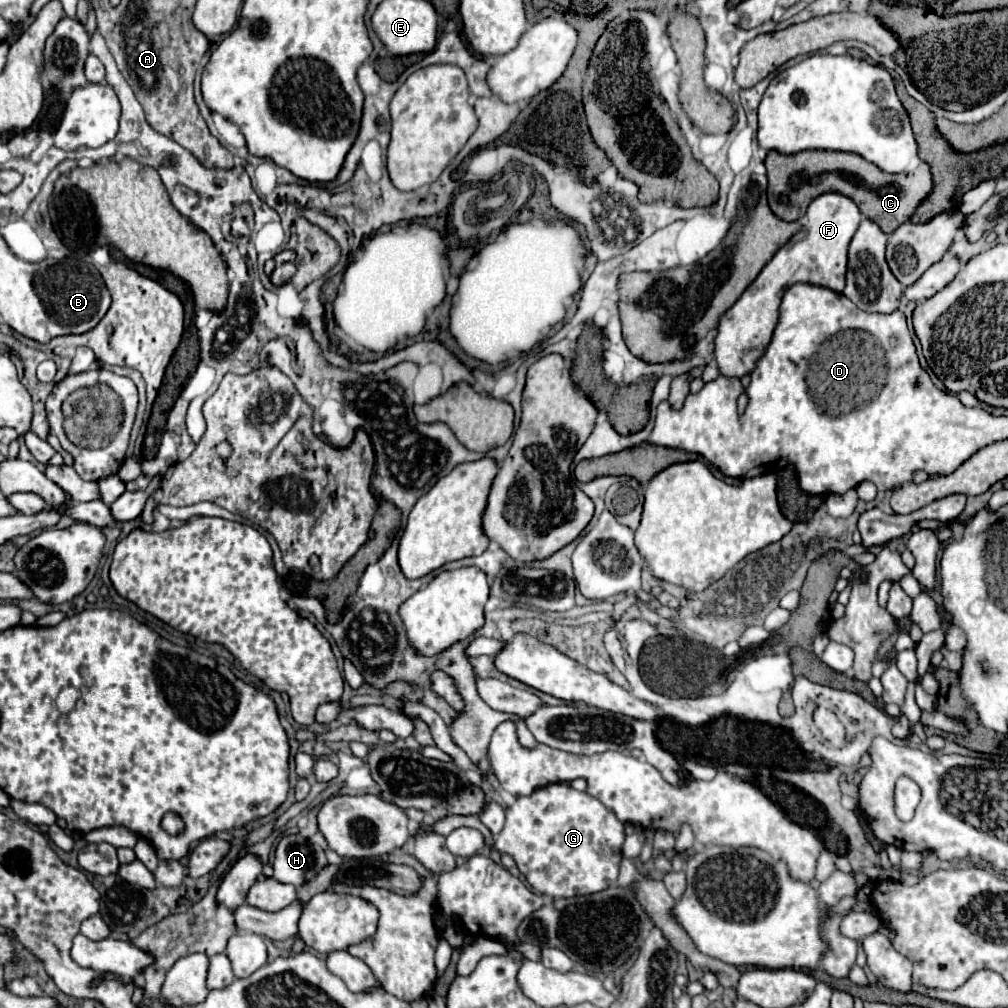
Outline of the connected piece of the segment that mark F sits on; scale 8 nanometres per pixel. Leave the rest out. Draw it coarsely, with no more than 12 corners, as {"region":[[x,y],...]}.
{"region":[[822,193],[806,227],[722,315],[714,357],[742,377],[772,339],[786,287],[842,293],[862,213]]}

